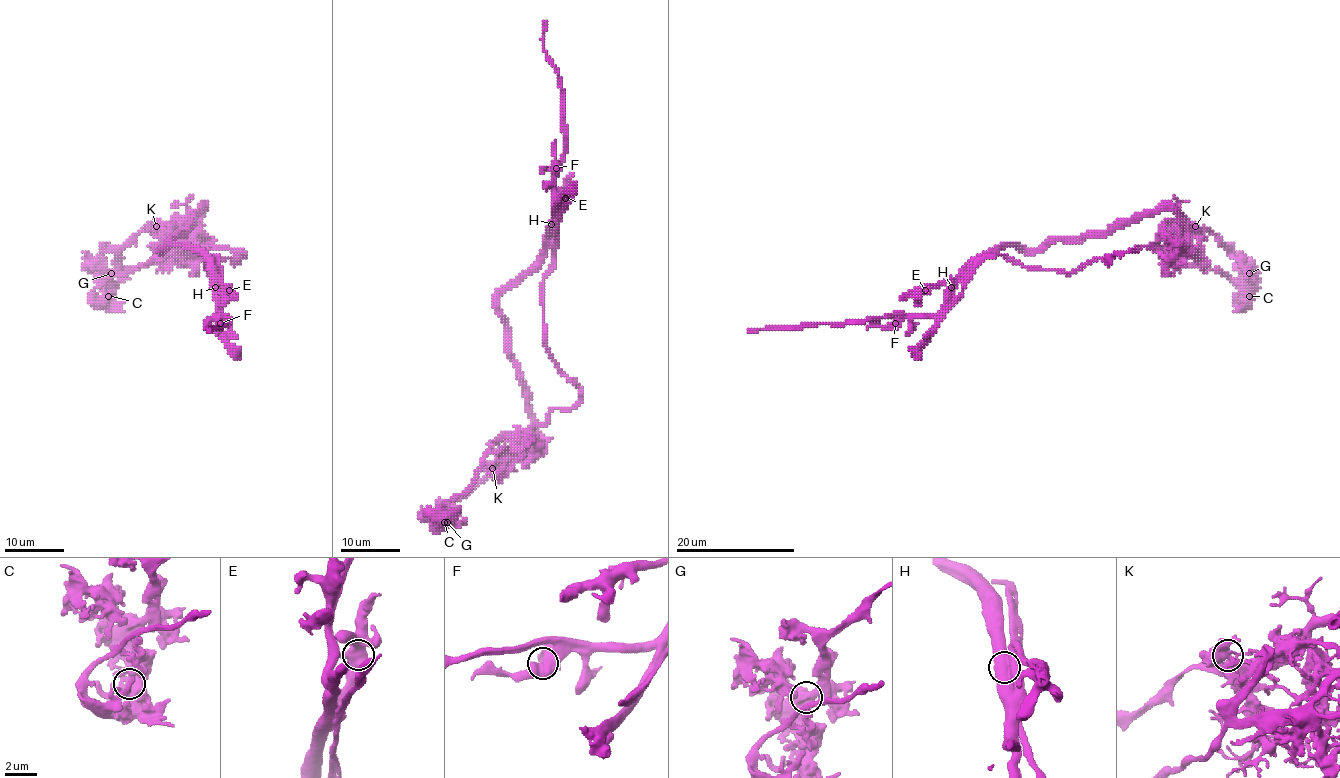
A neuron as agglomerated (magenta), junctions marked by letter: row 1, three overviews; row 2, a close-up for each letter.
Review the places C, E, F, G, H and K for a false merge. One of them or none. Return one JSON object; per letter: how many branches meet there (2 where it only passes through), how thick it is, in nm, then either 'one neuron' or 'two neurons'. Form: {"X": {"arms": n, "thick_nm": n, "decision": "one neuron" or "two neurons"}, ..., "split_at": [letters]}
{"C": {"arms": 3, "thick_nm": 550, "decision": "one neuron"}, "E": {"arms": 3, "thick_nm": 600, "decision": "one neuron"}, "F": {"arms": 2, "thick_nm": 700, "decision": "one neuron"}, "G": {"arms": 2, "thick_nm": 650, "decision": "two neurons"}, "H": {"arms": 3, "thick_nm": 600, "decision": "one neuron"}, "K": {"arms": 3, "thick_nm": 500, "decision": "one neuron"}, "split_at": ["G"]}

